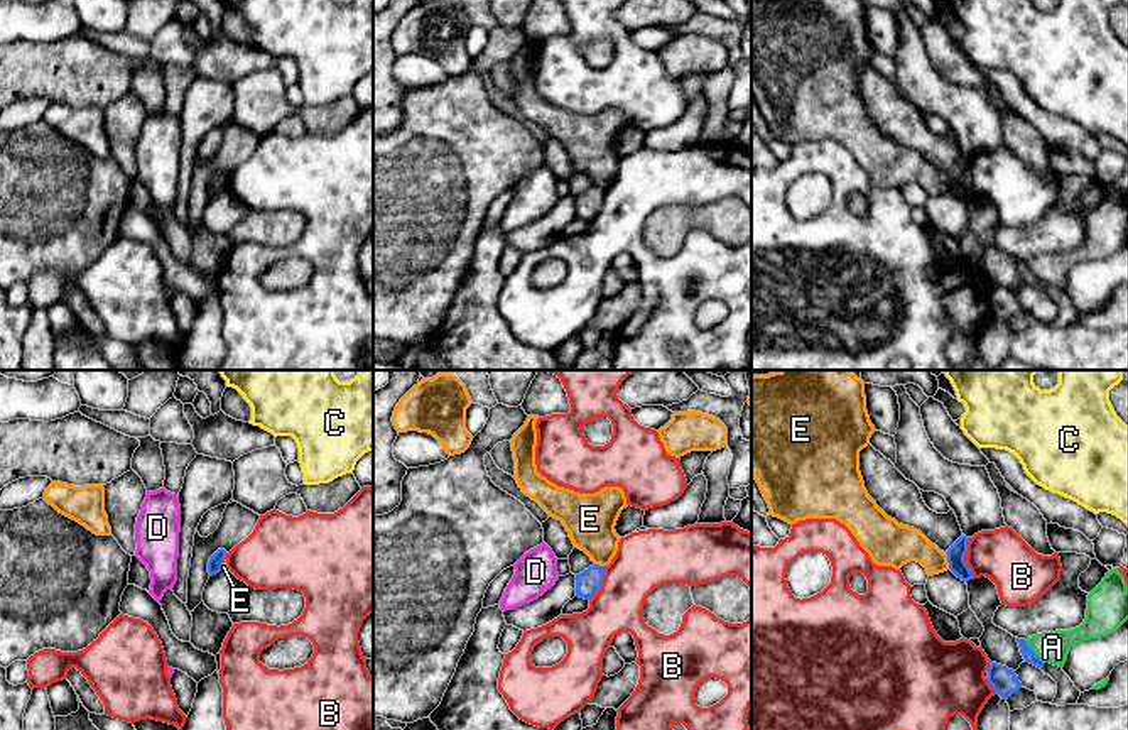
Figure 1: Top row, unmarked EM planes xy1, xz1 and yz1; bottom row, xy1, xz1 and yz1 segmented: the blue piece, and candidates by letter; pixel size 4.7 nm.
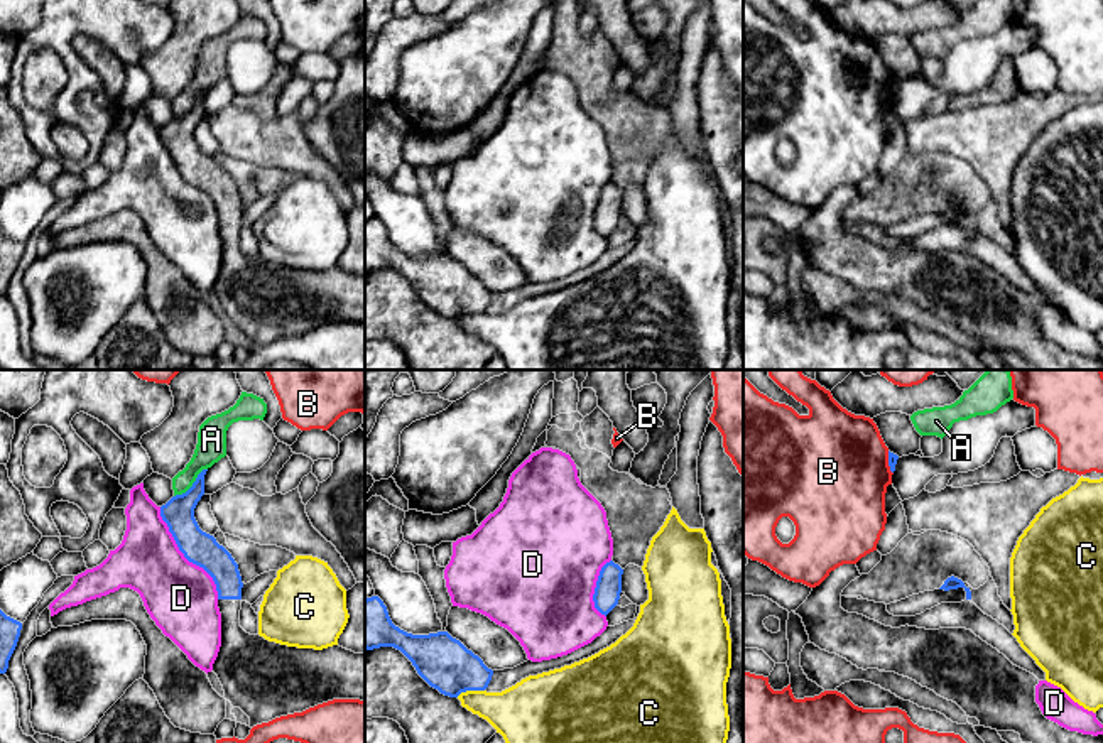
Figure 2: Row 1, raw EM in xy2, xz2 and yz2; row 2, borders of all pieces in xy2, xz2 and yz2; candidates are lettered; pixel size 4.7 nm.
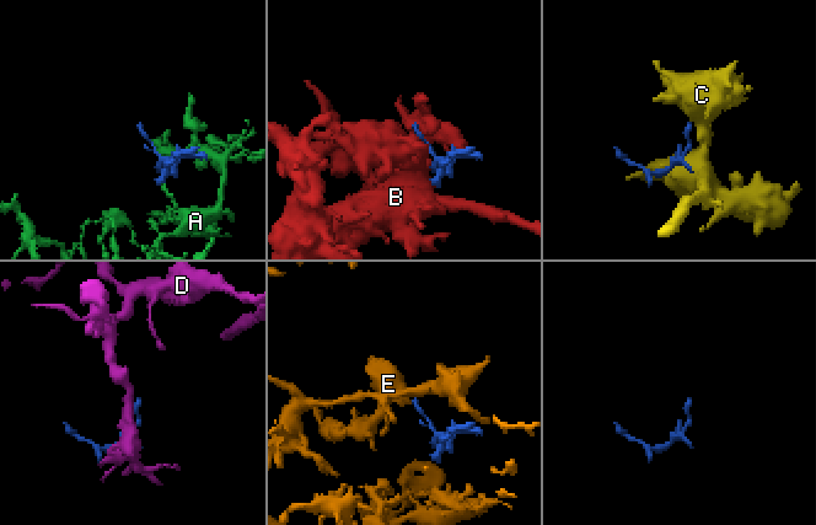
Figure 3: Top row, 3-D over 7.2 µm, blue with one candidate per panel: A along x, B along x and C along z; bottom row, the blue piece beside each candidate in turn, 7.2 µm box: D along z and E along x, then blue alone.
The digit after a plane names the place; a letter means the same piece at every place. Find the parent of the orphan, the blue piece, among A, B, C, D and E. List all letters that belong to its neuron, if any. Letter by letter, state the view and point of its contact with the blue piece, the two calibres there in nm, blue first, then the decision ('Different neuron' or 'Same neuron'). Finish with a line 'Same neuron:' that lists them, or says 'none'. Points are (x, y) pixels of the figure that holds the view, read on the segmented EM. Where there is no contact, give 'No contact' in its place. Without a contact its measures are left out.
A: Touches blue at xy2 (193, 485). Thickness 150 nm (blue) against 140 nm. Different neuron
B: Touches blue at yz1 (963, 558). Thickness 90 nm (blue) against 240 nm. Different neuron
C: Touches blue at xz2 (470, 689). Thickness 240 nm (blue) against 240 nm. Different neuron
D: Touches blue at xy2 (184, 556). Thickness 160 nm (blue) against 340 nm. Different neuron
E: Touches blue at yz1 (948, 561). Thickness 90 nm (blue) against 190 nm. Different neuron
Same neuron: none

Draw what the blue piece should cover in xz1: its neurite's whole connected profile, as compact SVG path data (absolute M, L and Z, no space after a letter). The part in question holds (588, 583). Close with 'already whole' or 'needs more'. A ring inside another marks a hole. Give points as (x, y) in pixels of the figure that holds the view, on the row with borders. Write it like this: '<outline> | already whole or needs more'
M593 564L583 573L576 575L576 597L591 600L603 583L605 566Z | already whole

